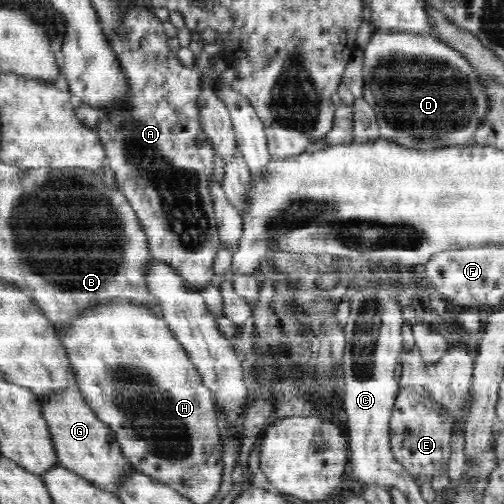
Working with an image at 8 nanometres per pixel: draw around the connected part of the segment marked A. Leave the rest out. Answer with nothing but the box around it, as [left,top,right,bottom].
[96,5,222,290]

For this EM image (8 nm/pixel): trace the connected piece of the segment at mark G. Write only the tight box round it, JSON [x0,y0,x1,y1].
[42,389,137,494]

